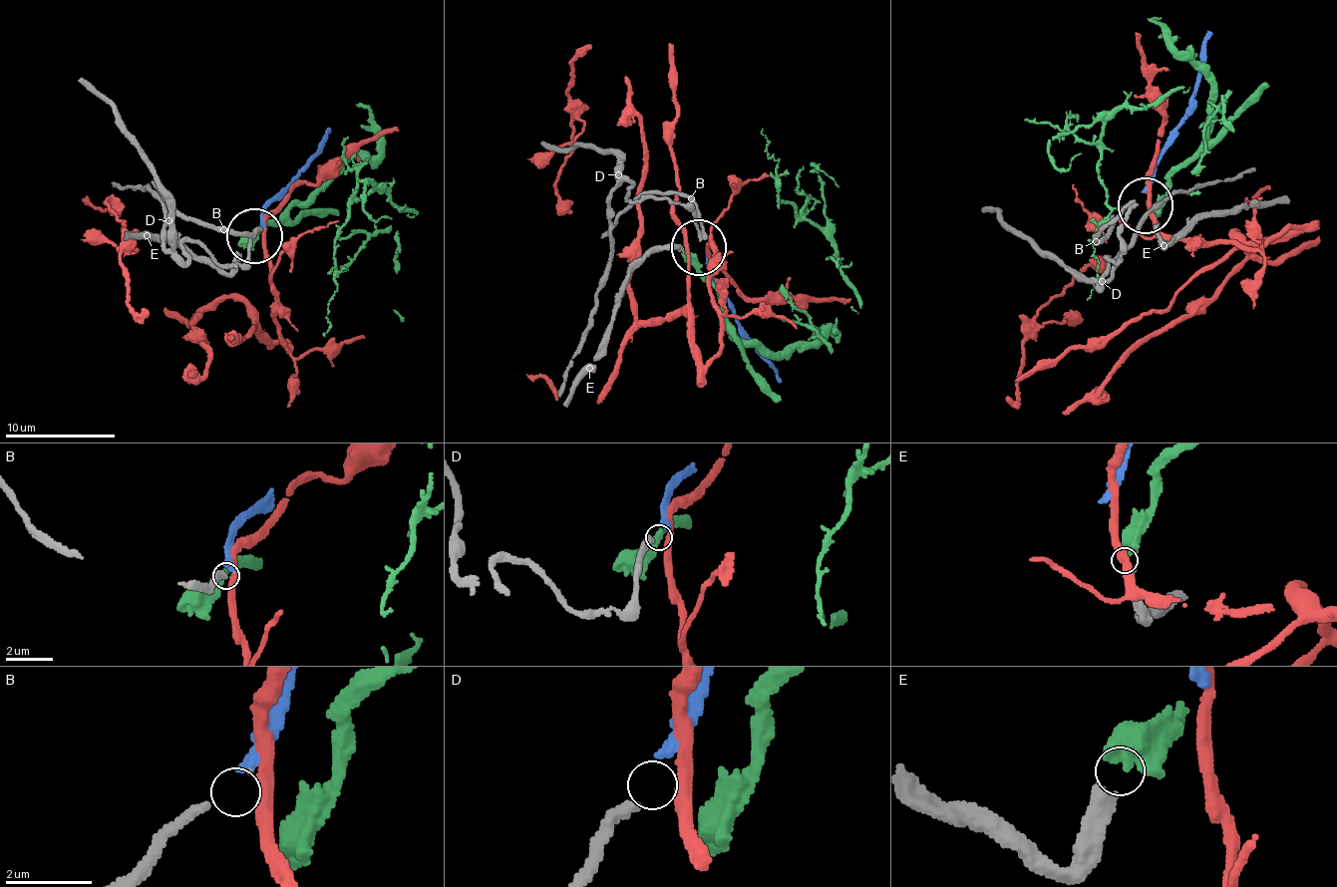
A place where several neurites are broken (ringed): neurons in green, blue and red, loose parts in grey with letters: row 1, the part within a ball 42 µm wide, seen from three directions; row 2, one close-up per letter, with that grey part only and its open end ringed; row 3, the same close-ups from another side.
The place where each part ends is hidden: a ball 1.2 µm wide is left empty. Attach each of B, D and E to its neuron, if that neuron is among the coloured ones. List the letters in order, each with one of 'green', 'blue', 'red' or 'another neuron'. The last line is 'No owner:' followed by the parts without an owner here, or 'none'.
B: blue
D: another neuron
E: green
No owner: D

